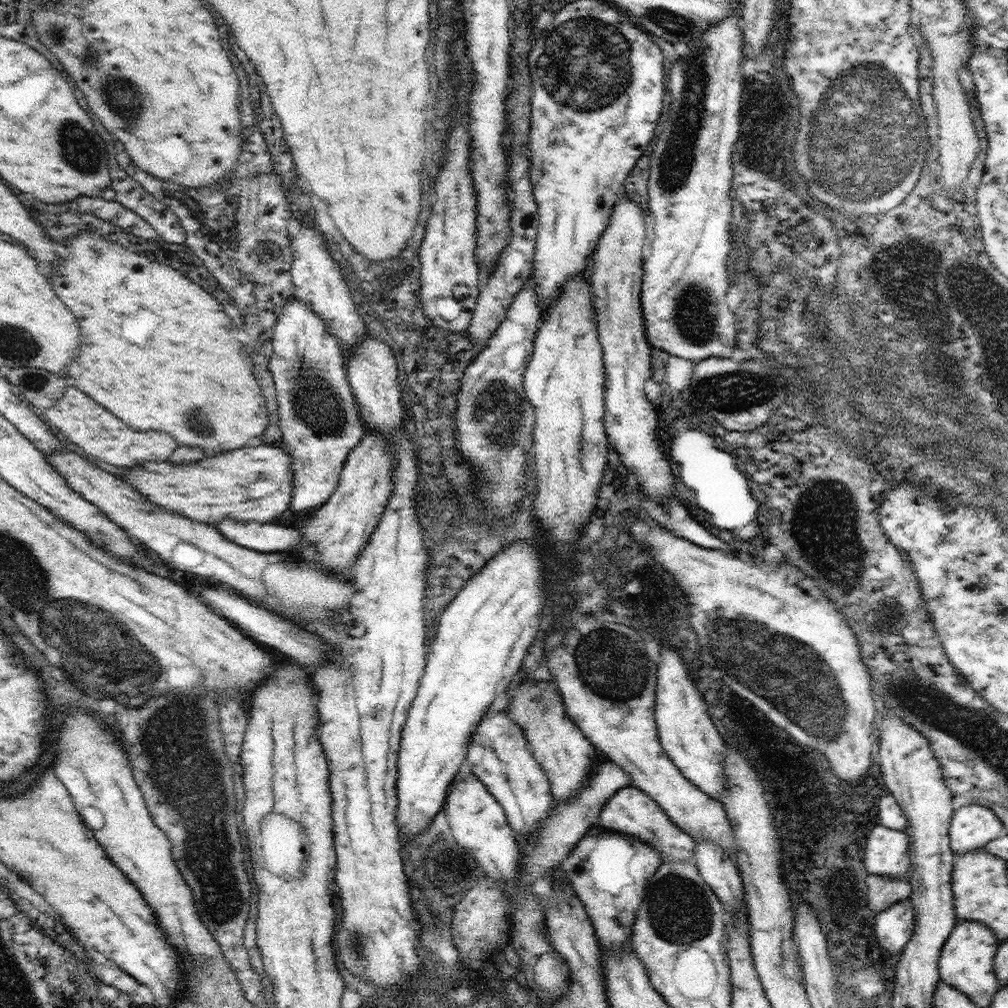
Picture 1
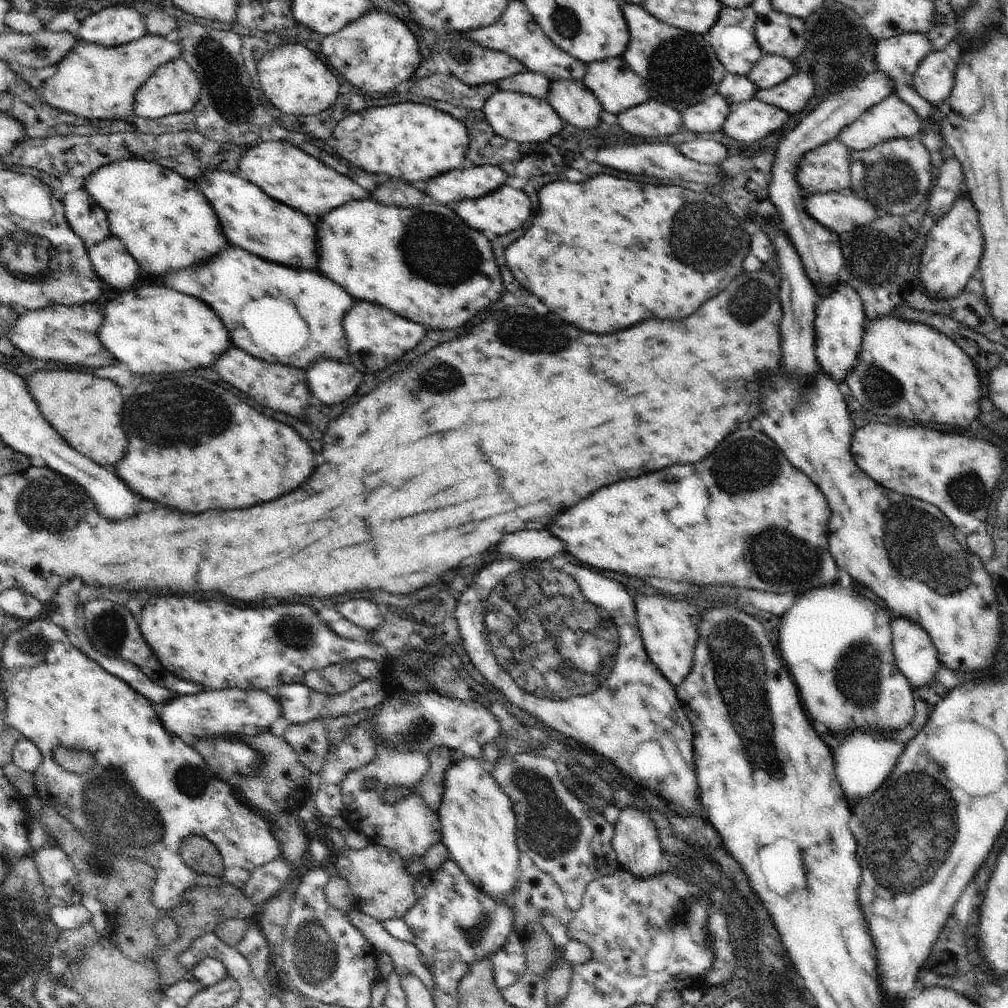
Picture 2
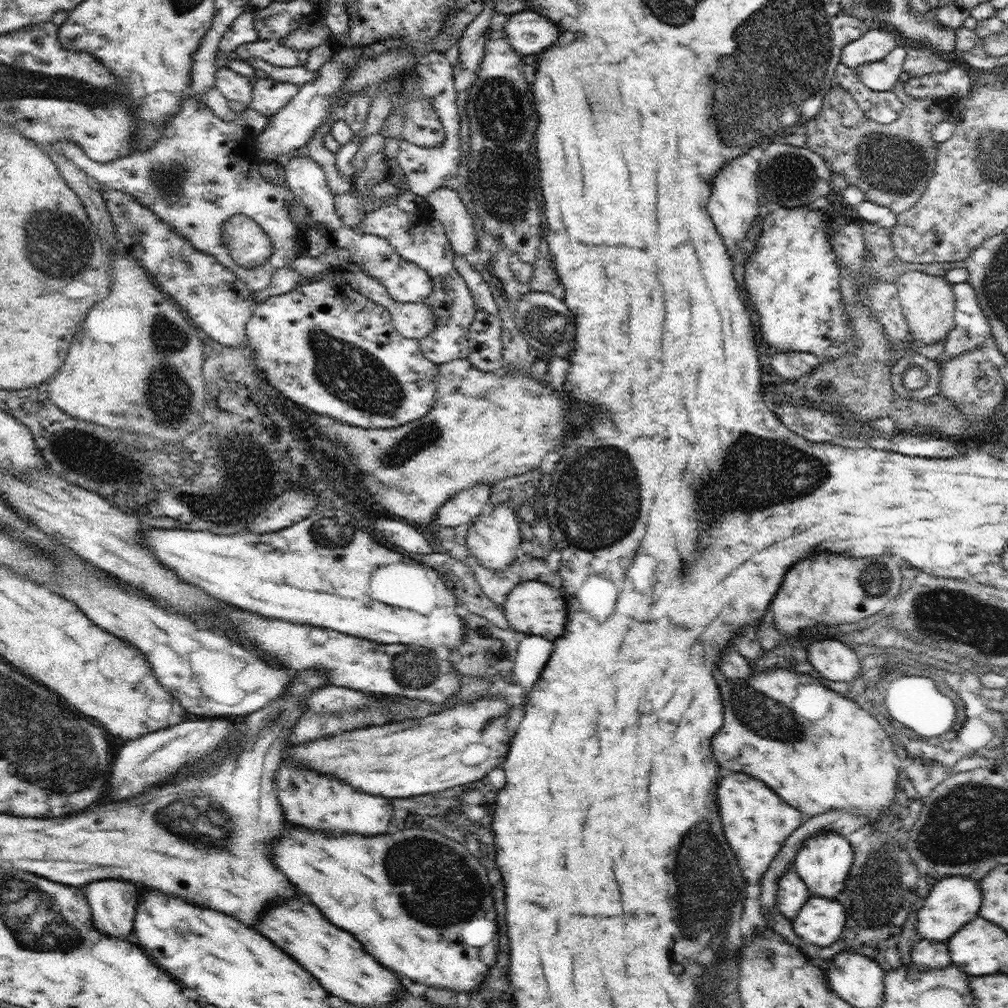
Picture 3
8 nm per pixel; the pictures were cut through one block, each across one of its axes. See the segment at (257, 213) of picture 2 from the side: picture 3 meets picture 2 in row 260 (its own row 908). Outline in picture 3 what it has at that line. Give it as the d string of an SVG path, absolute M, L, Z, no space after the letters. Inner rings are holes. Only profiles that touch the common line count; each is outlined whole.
M298 898L276 904L266 912L256 930L312 972L332 996L340 996L356 1006L384 1006L401 996L404 984L400 986L400 980L362 948L359 940L330 924L314 904Z

